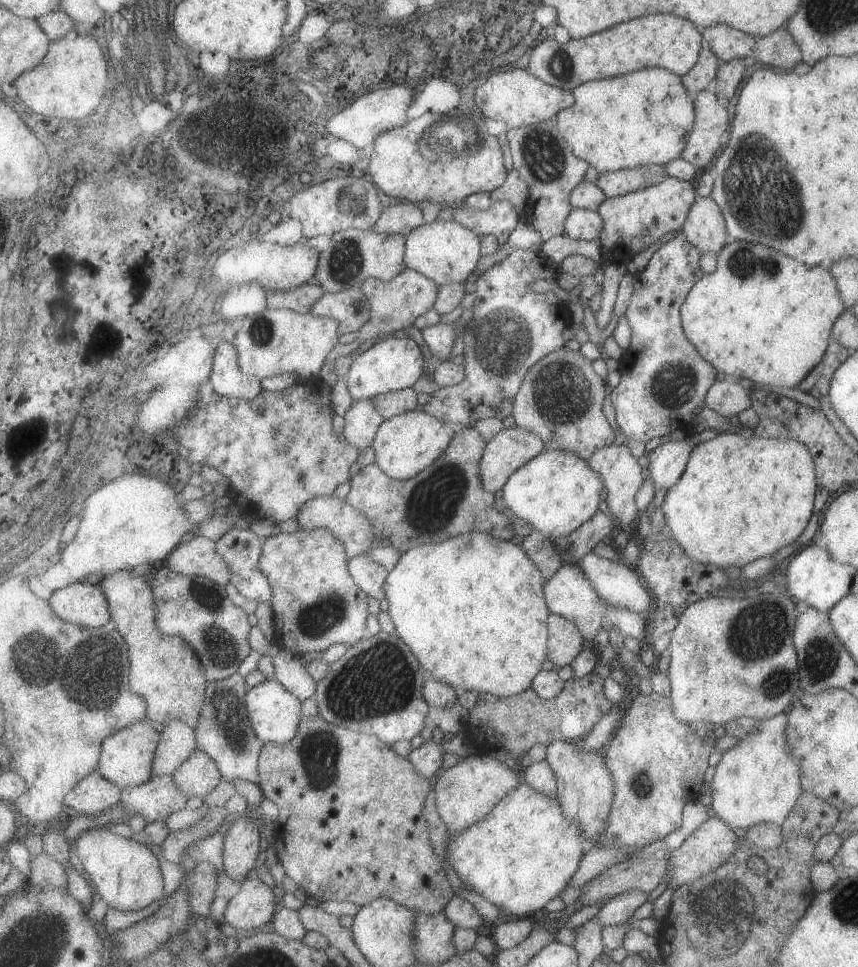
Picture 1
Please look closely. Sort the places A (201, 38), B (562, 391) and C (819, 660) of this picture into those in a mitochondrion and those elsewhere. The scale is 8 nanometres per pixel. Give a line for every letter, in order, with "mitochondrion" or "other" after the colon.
A: other
B: mitochondrion
C: mitochondrion

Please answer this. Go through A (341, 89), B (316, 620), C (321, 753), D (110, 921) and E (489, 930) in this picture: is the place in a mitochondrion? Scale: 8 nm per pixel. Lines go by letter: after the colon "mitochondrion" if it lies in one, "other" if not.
A: other
B: mitochondrion
C: mitochondrion
D: other
E: other

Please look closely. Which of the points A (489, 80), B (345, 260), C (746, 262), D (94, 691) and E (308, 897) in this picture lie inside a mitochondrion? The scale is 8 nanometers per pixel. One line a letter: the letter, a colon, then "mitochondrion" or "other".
A: other
B: mitochondrion
C: mitochondrion
D: mitochondrion
E: other

